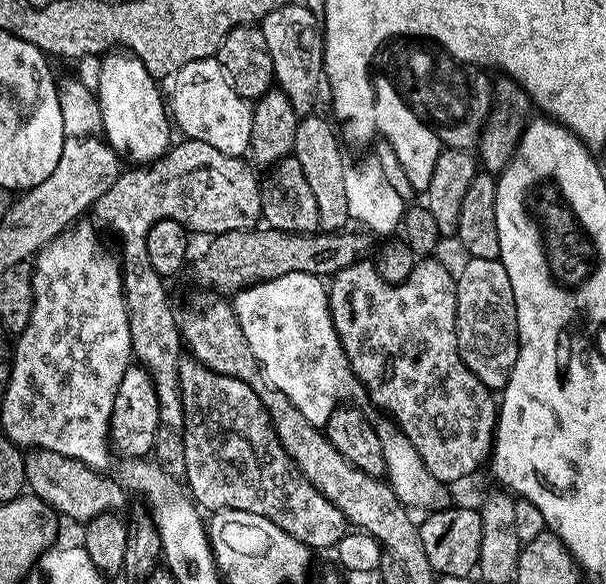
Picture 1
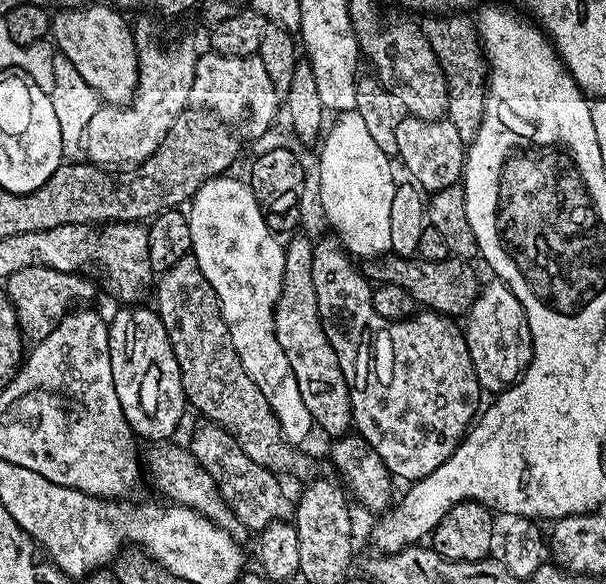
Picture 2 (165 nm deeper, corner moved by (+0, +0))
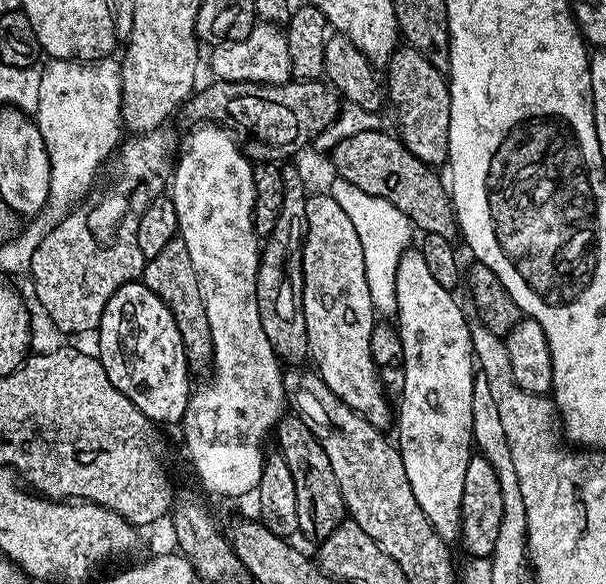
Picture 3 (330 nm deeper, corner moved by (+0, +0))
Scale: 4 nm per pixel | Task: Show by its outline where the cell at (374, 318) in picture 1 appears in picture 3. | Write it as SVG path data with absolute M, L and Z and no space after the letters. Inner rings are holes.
M309 195L306 202L306 222L308 230L304 233L304 317L306 318L306 338L311 363L316 363L315 371L328 389L346 406L350 406L361 416L365 416L378 429L387 429L388 400L380 376L376 373L376 363L370 354L370 334L374 323L372 300L368 296L366 270L362 258L362 246L358 242L358 230L346 215L346 210L334 202L329 195Z

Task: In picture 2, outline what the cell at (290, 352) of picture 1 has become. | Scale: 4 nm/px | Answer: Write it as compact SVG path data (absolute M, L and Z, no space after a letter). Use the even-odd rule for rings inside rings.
M232 175L214 176L192 195L186 208L191 255L196 257L210 286L214 286L234 350L278 418L280 435L289 445L300 446L308 431L313 431L312 415L306 410L306 402L302 402L294 370L290 370L290 362L286 362L286 354L278 346L272 317L282 290L285 245L276 241L277 233L264 220L251 183Z

